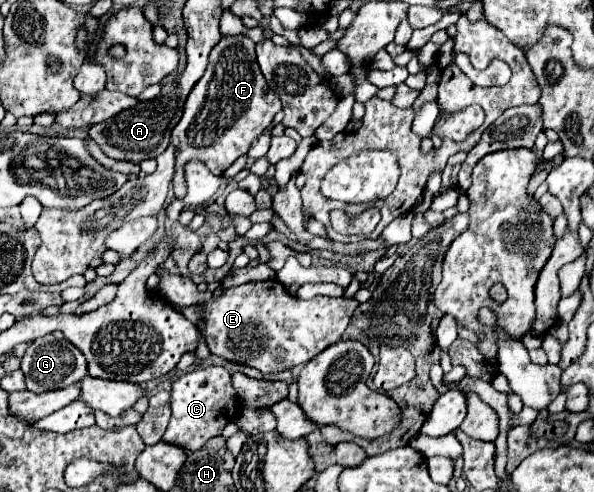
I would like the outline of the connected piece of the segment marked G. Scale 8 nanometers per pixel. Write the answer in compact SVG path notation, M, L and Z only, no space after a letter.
M47 335L29 343L21 359L21 371L25 373L25 383L29 391L45 393L45 391L63 389L75 381L81 381L87 375L87 361L81 355L81 351L67 339L55 339L53 335Z

